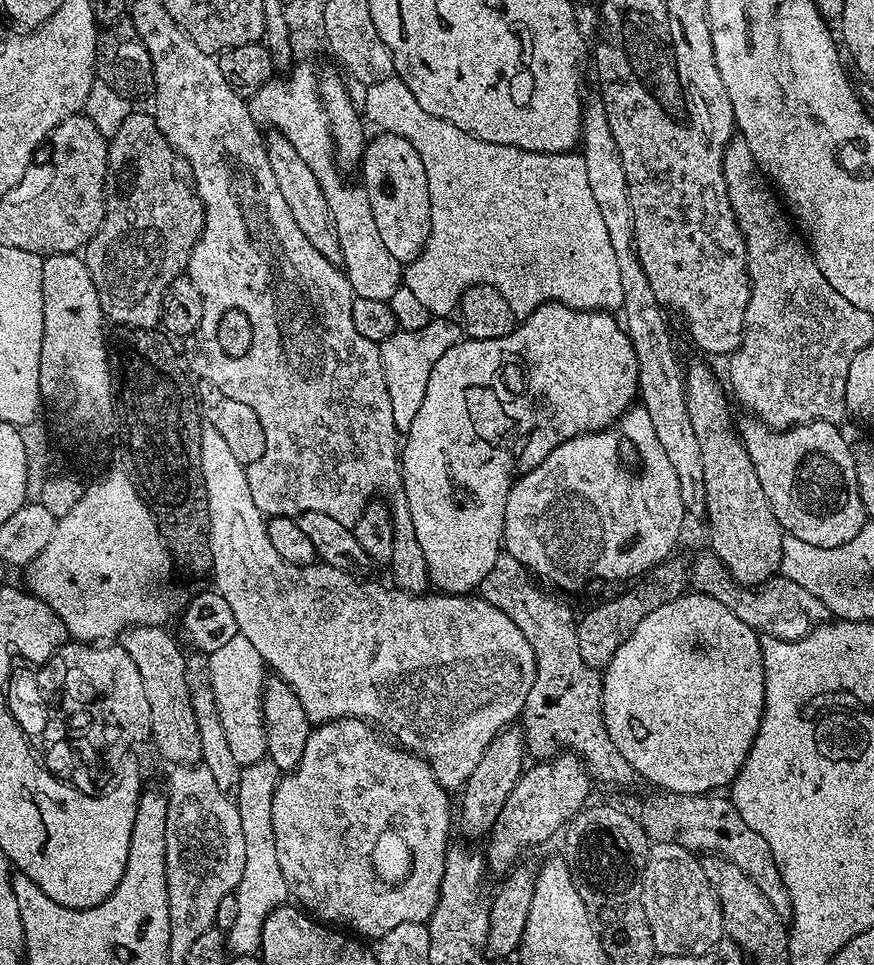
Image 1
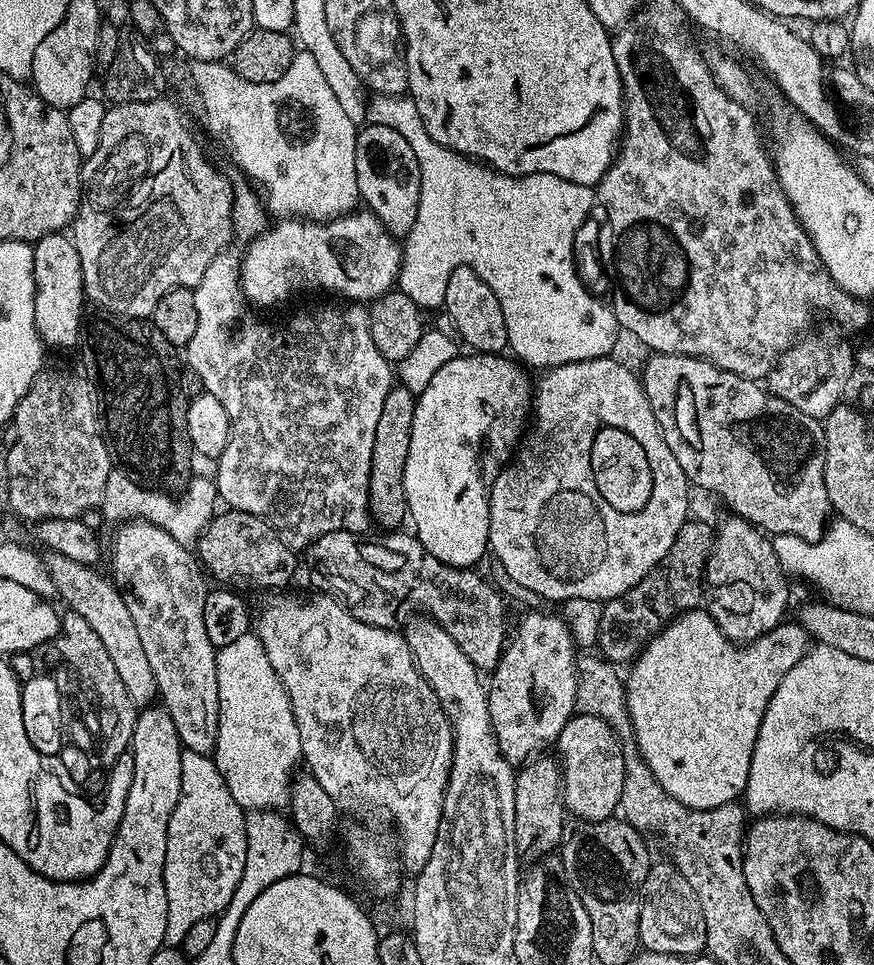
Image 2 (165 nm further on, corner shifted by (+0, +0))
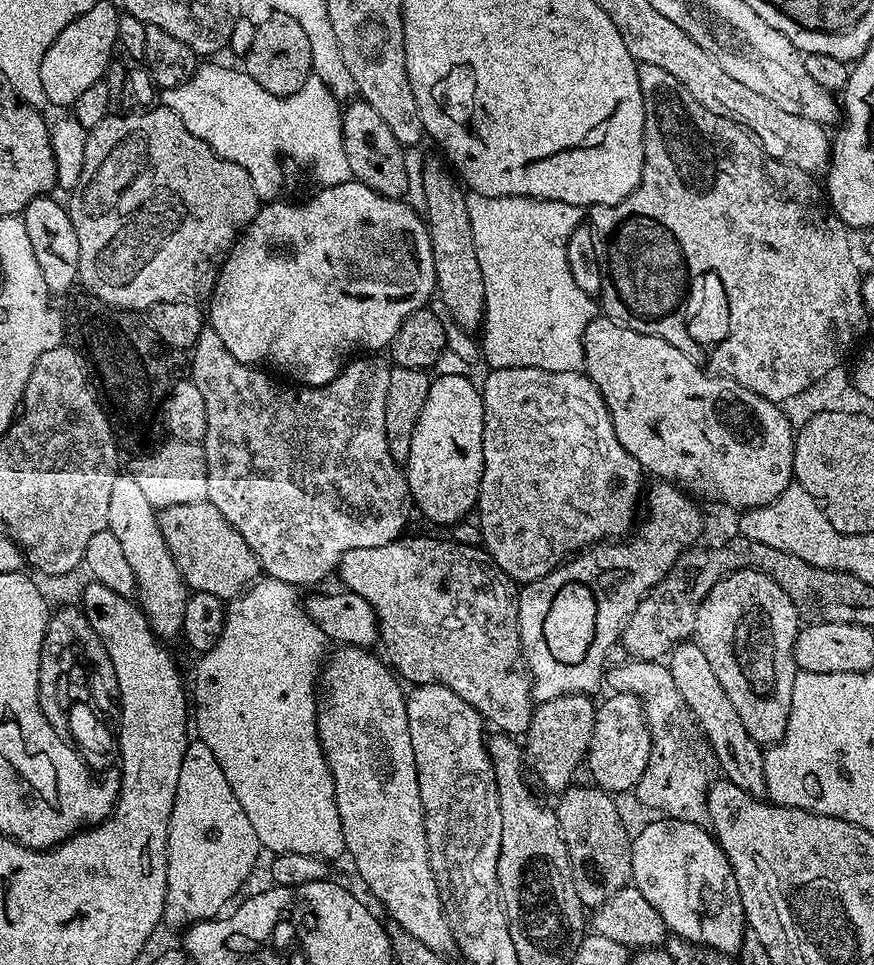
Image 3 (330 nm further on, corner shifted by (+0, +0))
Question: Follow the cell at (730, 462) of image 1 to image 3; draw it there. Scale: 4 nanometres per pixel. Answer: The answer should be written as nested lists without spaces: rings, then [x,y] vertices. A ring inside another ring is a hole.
[[[737,568],[729,576],[724,576],[714,586],[714,590],[710,590],[698,610],[695,643],[700,645],[702,654],[706,654],[718,682],[722,682],[726,698],[730,698],[734,710],[738,710],[738,718],[742,718],[746,734],[750,734],[750,738],[762,746],[776,744],[786,734],[786,722],[790,718],[790,702],[794,694],[794,678],[798,671],[794,642],[801,627],[801,618],[786,590],[782,590],[778,582],[754,568]]]

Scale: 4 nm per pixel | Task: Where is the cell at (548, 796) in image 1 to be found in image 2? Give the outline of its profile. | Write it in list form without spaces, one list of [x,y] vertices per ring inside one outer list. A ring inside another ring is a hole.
[[[585,712],[573,714],[554,745],[562,773],[564,807],[580,820],[611,820],[617,815],[622,798],[622,782],[626,778],[626,762],[622,758],[620,740],[602,718]]]

